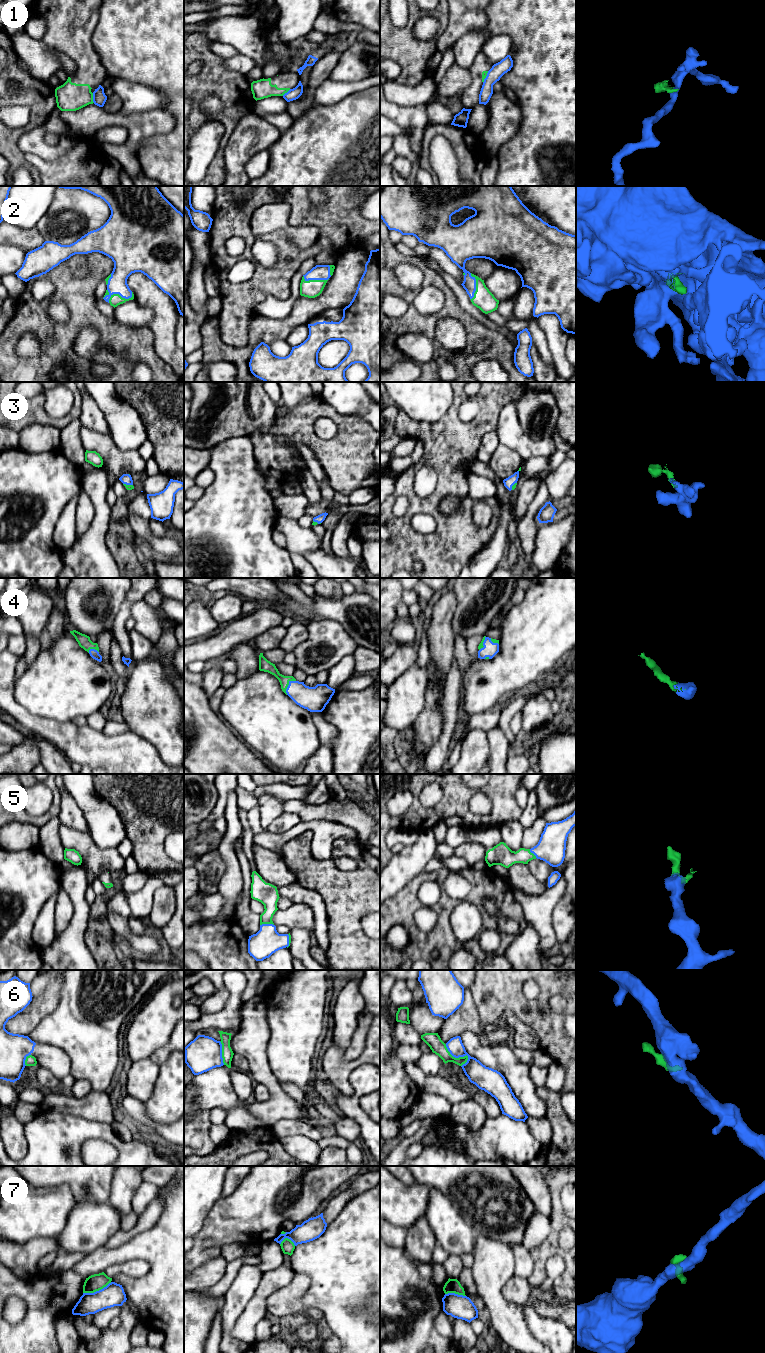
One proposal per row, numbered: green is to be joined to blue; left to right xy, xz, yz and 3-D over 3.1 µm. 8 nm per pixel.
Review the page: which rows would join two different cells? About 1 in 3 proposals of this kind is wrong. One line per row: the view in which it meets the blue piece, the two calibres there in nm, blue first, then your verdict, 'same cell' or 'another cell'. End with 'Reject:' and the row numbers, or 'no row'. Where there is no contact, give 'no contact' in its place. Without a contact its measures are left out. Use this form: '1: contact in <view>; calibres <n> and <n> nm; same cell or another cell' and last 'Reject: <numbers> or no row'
1: contact in xy; calibres 110 and 220 nm; another cell
2: contact in xy; calibres 180 and 90 nm; same cell
3: contact in xy; calibres 80 and 50 nm; same cell
4: contact in xz; calibres 200 and 100 nm; same cell
5: contact in xz; calibres 220 and 170 nm; same cell
6: contact in yz; calibres 170 and 120 nm; another cell
7: contact in xy; calibres 180 and 140 nm; another cell
Reject: 1, 6, 7

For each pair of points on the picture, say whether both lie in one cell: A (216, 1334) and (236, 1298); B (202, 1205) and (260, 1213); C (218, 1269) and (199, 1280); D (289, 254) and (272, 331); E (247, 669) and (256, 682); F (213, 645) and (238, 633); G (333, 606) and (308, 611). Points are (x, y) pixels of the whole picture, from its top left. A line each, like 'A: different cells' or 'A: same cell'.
A: different cells
B: different cells
C: same cell
D: different cells
E: different cells
F: same cell
G: same cell

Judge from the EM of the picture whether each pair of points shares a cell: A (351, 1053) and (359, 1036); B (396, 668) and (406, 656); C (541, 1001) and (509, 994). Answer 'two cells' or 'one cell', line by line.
A: one cell
B: one cell
C: one cell

